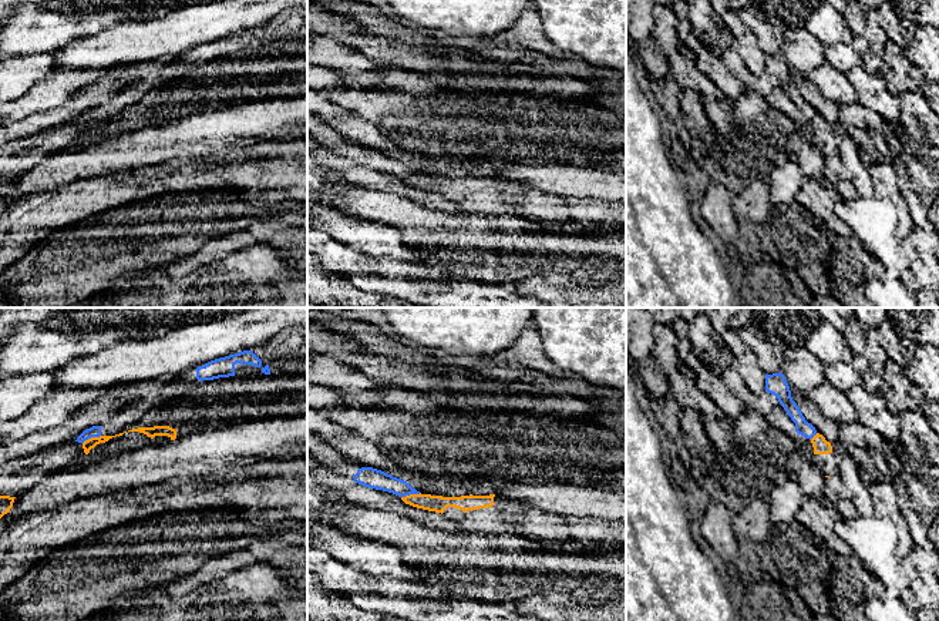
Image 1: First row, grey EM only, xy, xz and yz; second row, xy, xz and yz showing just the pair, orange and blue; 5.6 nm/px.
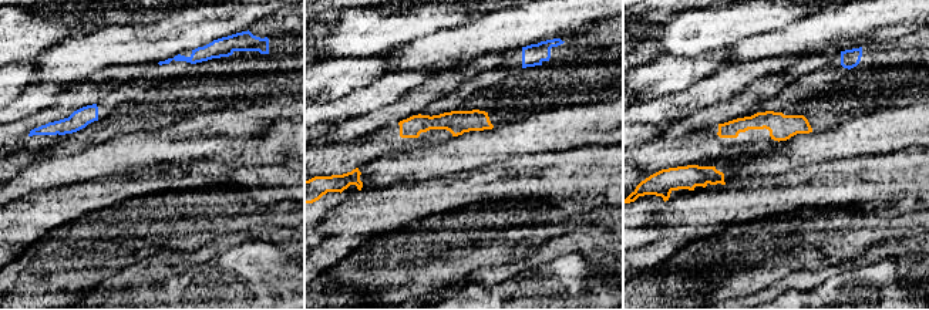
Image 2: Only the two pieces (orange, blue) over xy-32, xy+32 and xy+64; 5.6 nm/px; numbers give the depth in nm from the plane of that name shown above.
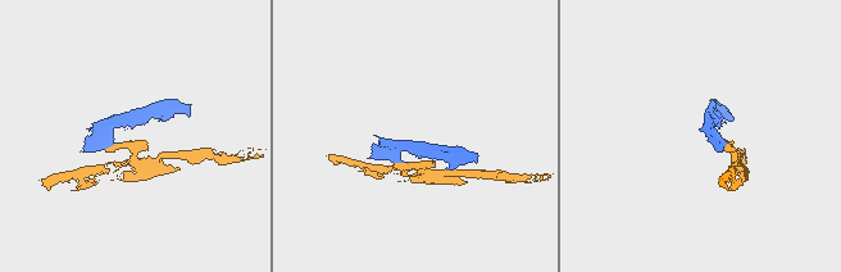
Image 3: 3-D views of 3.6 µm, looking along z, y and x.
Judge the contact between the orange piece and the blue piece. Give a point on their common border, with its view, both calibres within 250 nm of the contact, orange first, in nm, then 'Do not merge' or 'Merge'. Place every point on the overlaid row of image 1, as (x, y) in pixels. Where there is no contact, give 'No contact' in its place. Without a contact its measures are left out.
Touches orange at xz (410, 494). Thickness 100 nm (orange) against 110 nm. Do not merge

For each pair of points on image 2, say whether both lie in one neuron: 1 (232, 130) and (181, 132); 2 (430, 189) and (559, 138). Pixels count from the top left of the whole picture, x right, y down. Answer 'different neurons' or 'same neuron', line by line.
1: same neuron
2: different neurons

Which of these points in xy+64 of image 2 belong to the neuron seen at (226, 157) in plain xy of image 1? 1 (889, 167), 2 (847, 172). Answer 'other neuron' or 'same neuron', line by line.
1: same neuron
2: same neuron

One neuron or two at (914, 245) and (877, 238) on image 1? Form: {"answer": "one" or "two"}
{"answer": "two"}

